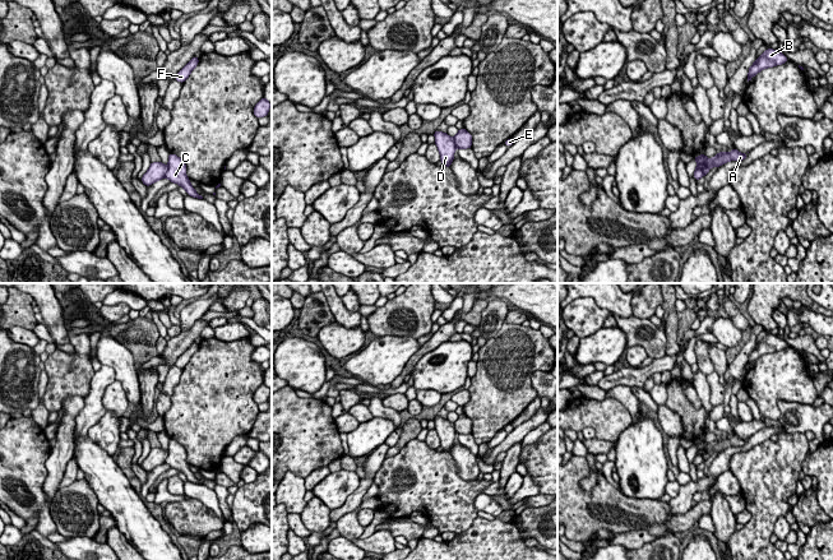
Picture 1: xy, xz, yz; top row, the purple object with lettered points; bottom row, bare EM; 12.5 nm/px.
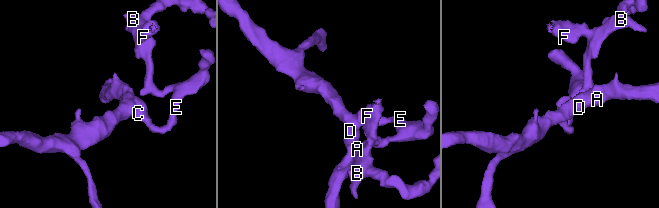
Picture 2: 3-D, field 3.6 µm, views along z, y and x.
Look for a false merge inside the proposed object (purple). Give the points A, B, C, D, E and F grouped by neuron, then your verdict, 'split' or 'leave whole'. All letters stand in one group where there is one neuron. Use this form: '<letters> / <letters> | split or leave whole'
A D / B C E F | split

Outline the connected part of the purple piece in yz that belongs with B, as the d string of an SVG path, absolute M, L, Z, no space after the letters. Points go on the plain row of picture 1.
M773 334L765 335L758 344L755 344L754 350L749 353L748 367L751 366L751 364L763 355L782 351L787 347L790 346L782 338L778 338Z

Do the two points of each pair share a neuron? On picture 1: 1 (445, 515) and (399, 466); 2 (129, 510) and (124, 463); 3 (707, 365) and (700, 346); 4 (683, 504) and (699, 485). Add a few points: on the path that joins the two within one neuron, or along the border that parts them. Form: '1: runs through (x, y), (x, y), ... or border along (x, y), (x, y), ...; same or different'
1: runs through (434, 503), (410, 478); same
2: border along (115, 462), (138, 494); different
3: runs through (703, 360), (702, 351); same
4: runs through (684, 499), (694, 487); same

